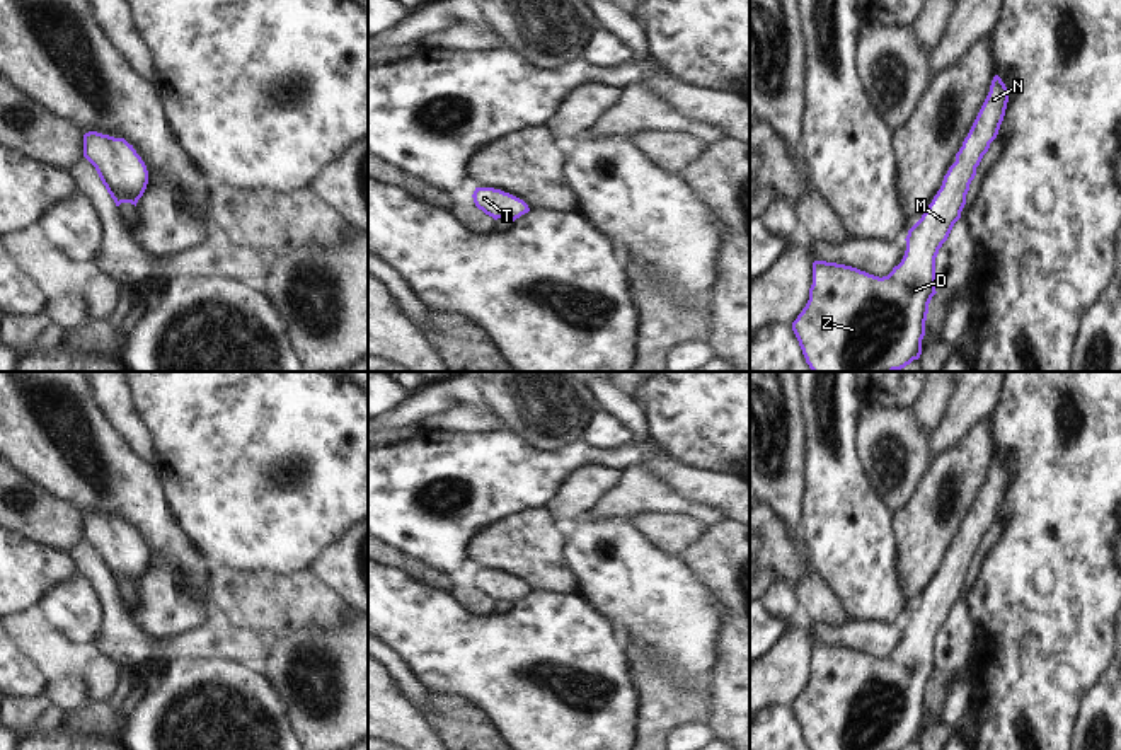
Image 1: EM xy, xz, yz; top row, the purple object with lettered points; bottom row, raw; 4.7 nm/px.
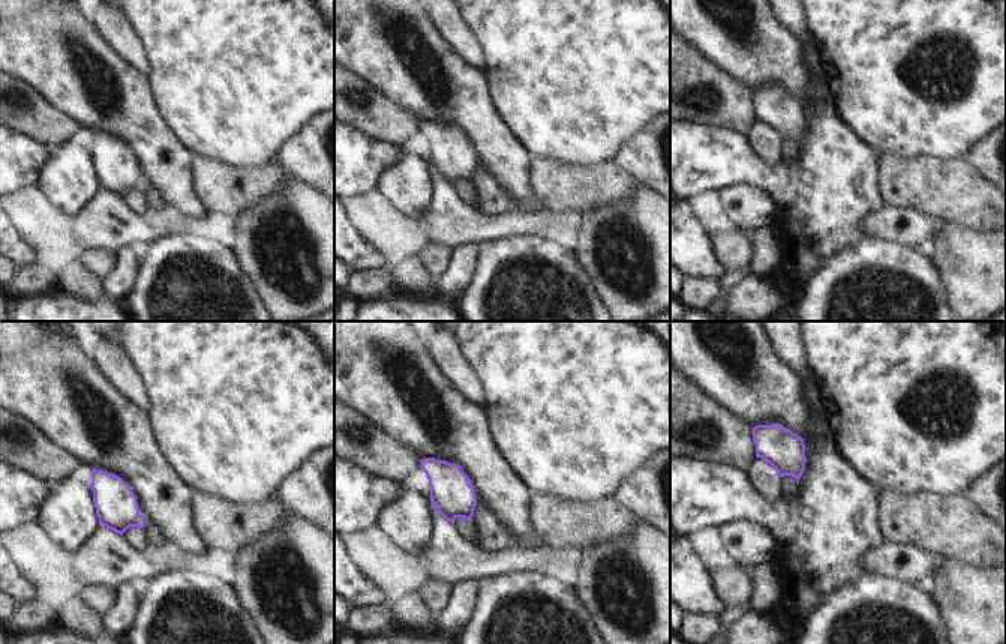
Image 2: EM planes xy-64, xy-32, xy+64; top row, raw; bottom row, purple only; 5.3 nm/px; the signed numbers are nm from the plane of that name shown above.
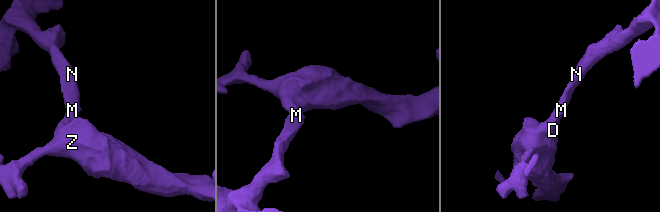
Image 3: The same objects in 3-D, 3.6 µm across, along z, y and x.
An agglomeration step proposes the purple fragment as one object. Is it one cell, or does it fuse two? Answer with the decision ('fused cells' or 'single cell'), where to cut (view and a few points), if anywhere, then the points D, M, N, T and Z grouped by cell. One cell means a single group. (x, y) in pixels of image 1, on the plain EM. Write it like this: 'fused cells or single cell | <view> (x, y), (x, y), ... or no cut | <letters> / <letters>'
single cell | no cut | D M N T Z

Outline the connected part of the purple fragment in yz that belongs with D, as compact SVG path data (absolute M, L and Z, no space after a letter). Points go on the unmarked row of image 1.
M998 457L956 535L956 544L922 600L908 612L906 632L888 658L814 643L809 682L792 712L809 750L905 750L922 736L935 639L961 600L969 566L997 520L1009 474Z

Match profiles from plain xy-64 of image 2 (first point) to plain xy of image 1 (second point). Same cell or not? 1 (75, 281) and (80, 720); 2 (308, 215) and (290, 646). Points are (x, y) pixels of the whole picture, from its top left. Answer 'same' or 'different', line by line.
1: different
2: same

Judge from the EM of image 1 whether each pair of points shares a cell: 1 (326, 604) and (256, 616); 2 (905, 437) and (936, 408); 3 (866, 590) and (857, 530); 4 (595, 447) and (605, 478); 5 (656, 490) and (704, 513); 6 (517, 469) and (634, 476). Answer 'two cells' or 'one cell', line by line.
1: one cell
2: two cells
3: one cell
4: two cells
5: one cell
6: two cells

